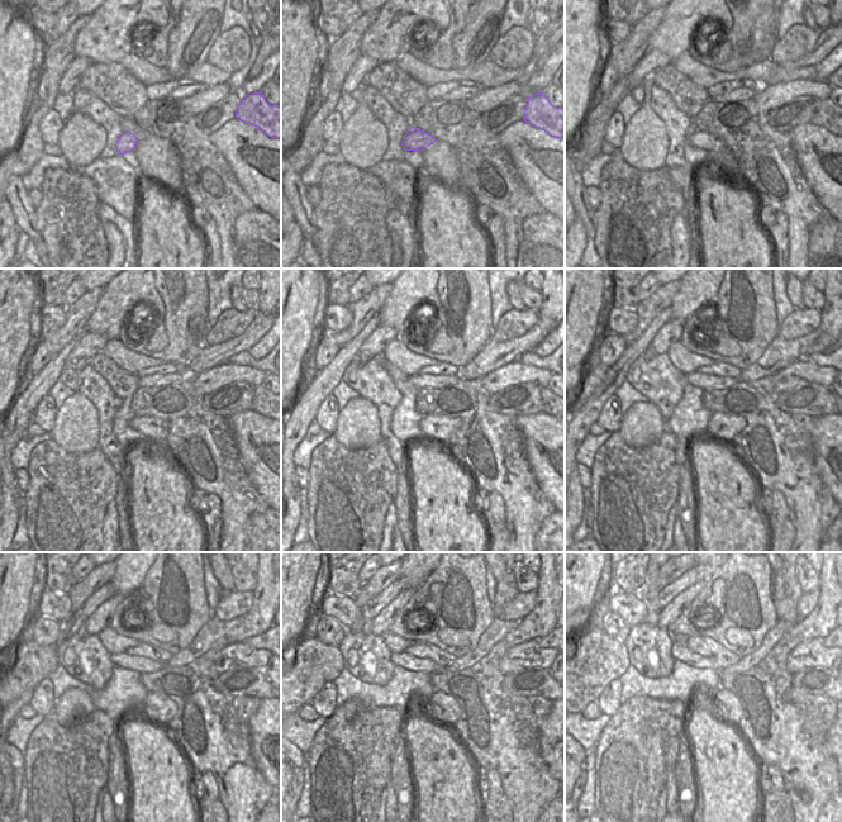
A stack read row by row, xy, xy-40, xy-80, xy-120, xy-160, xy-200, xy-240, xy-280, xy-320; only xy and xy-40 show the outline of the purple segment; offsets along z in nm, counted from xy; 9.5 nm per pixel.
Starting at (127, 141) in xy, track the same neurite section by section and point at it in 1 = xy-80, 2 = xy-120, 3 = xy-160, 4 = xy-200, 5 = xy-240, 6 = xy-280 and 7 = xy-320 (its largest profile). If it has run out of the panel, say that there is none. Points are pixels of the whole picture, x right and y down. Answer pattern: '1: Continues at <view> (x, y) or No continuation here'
1: Continues at xy-80 (705, 141)
2: Continues at xy-120 (153, 427)
3: Continues at xy-160 (438, 427)
4: Continues at xy-200 (724, 427)
5: Continues at xy-240 (158, 709)
6: Continues at xy-280 (442, 707)
7: Continues at xy-320 (732, 711)

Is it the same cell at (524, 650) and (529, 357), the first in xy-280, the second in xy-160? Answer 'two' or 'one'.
two

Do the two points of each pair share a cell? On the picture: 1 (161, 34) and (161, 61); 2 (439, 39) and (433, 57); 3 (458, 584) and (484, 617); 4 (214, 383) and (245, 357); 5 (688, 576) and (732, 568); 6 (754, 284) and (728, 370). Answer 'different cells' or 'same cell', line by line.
1: same cell
2: same cell
3: same cell
4: different cells
5: different cells
6: different cells

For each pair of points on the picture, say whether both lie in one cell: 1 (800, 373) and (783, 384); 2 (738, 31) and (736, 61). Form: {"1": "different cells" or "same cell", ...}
{"1": "same cell", "2": "same cell"}

